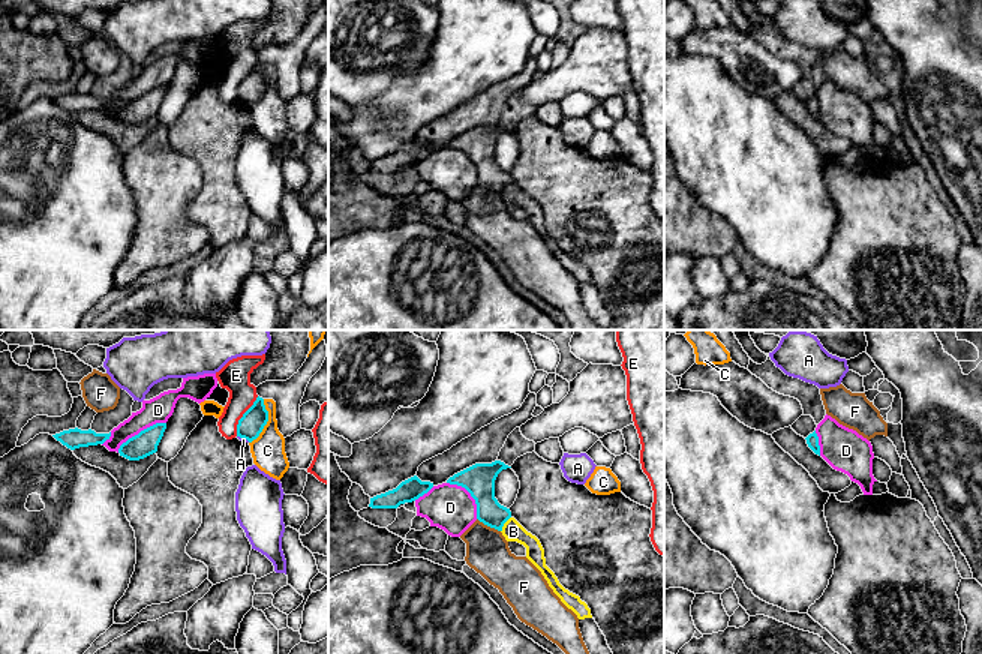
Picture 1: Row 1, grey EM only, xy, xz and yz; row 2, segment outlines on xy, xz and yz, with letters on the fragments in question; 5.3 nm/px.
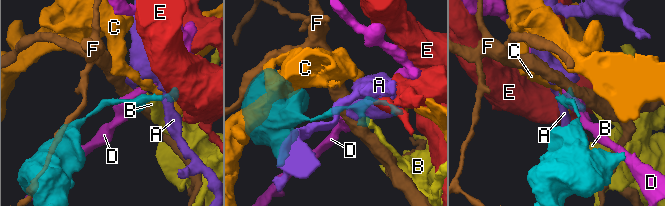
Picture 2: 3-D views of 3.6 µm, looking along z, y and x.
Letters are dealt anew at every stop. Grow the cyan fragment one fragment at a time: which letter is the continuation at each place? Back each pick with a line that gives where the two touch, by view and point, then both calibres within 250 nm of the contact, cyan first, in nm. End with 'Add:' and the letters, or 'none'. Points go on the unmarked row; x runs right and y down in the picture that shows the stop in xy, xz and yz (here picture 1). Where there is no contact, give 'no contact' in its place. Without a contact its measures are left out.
Add: none

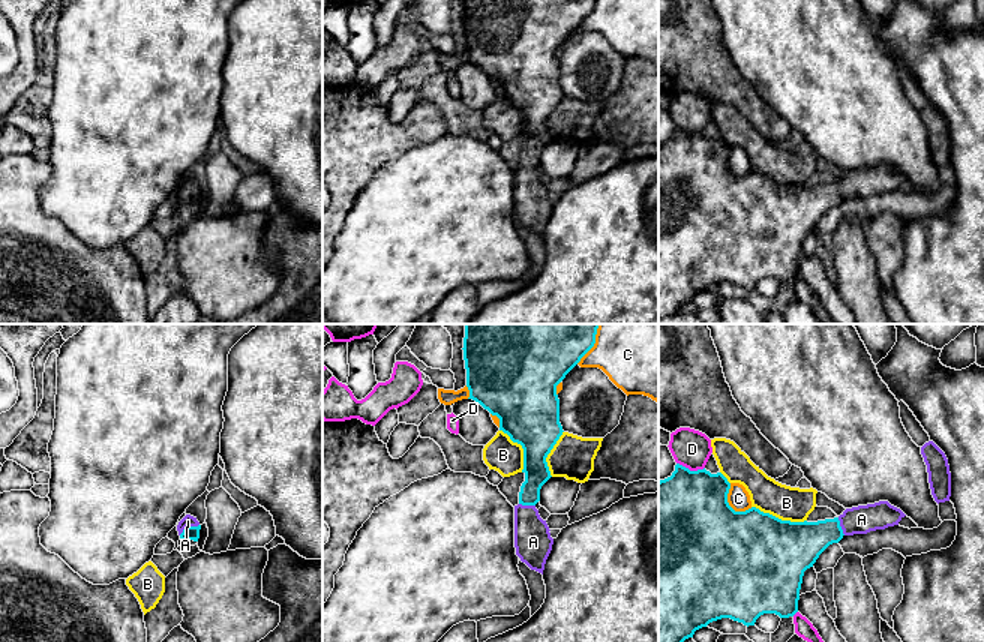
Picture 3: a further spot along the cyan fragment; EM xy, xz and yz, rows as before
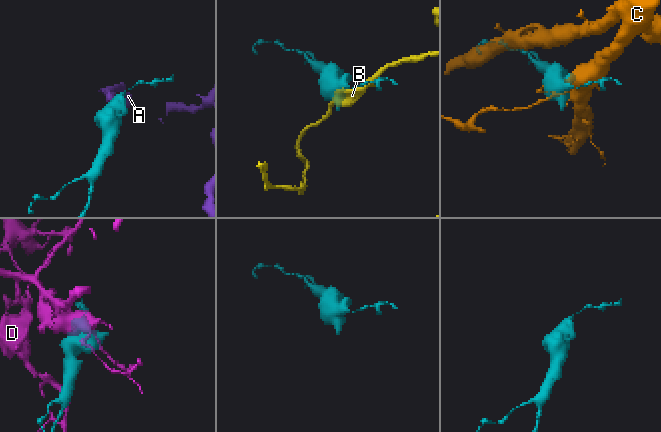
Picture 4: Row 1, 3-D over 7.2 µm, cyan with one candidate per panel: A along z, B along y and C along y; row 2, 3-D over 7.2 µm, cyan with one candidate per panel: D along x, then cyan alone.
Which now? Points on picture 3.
A: contact xy (188, 191); calibres 80 and 60 nm
Add: A

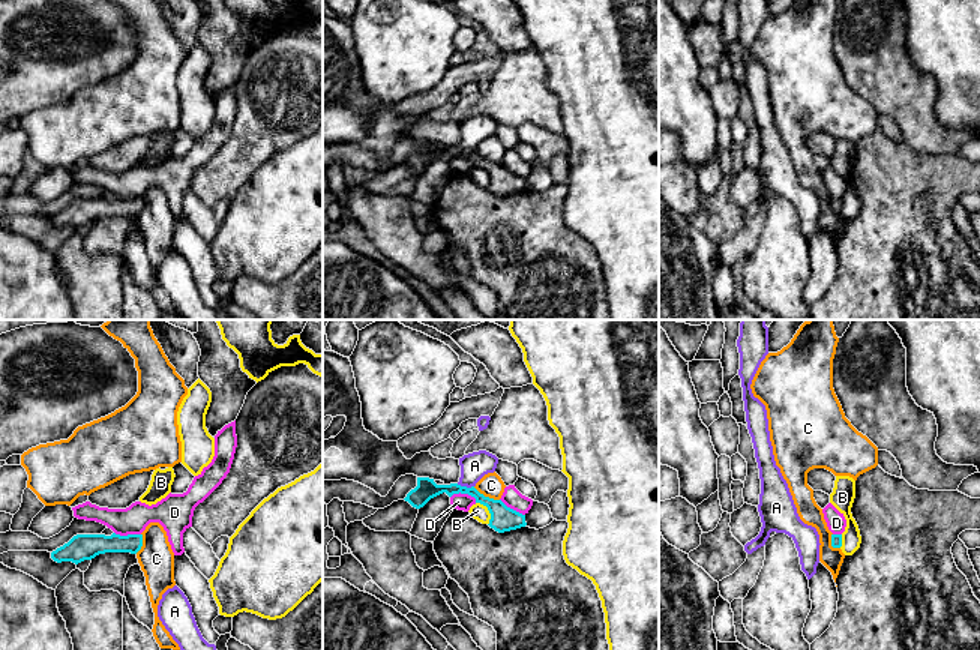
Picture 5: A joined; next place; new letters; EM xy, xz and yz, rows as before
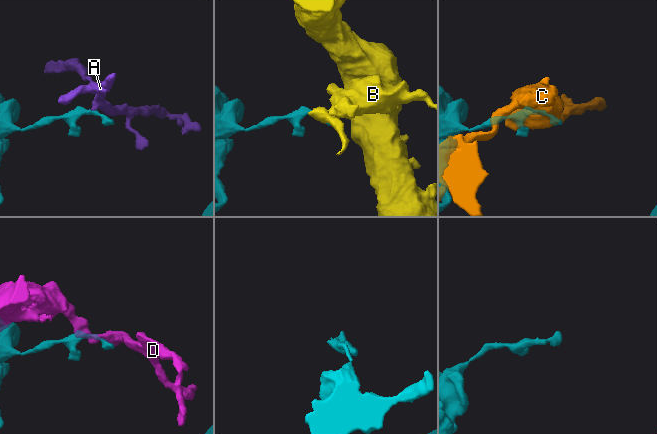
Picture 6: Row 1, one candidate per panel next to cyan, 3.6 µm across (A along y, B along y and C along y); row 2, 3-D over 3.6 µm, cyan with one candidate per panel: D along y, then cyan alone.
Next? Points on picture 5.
Add: none

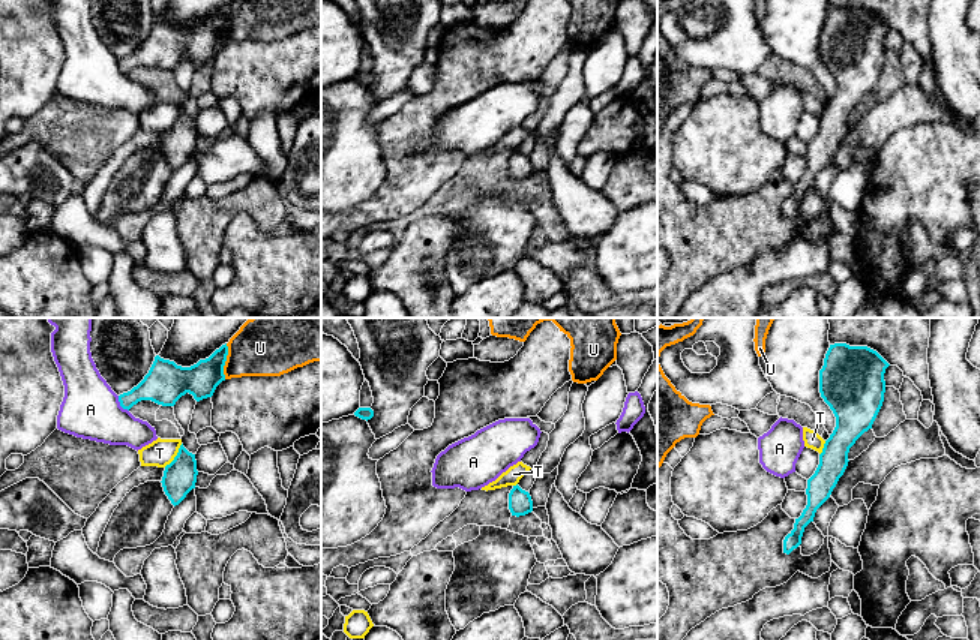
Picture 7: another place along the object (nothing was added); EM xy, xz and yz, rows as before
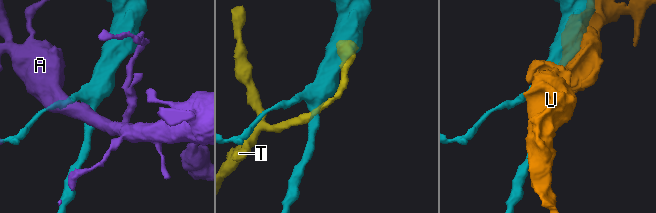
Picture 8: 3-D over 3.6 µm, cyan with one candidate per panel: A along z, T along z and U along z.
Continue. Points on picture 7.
Add: none

